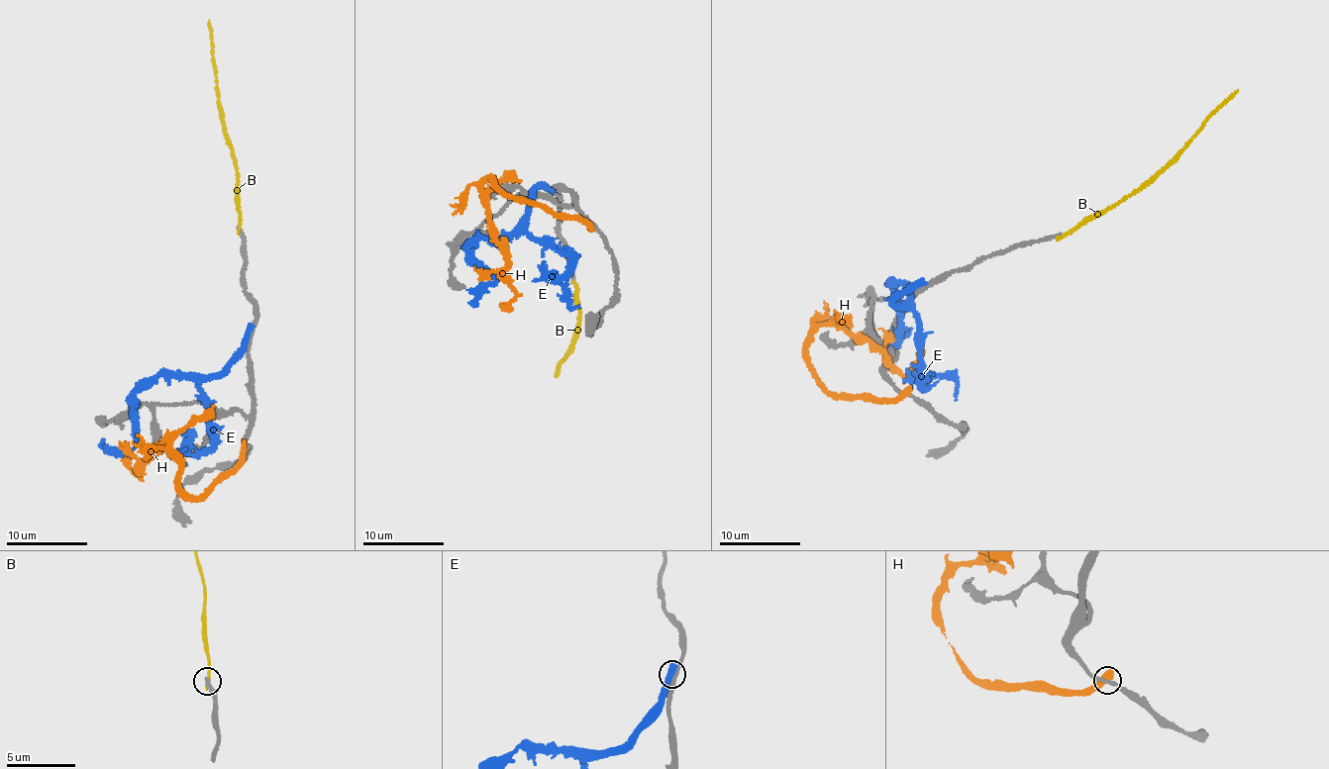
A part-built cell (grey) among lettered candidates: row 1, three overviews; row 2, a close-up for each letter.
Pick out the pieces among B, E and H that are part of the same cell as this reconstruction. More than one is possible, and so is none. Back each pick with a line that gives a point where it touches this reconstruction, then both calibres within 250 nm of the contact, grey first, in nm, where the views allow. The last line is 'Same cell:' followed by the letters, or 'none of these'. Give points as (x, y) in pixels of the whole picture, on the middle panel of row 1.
Same cell: none of these

